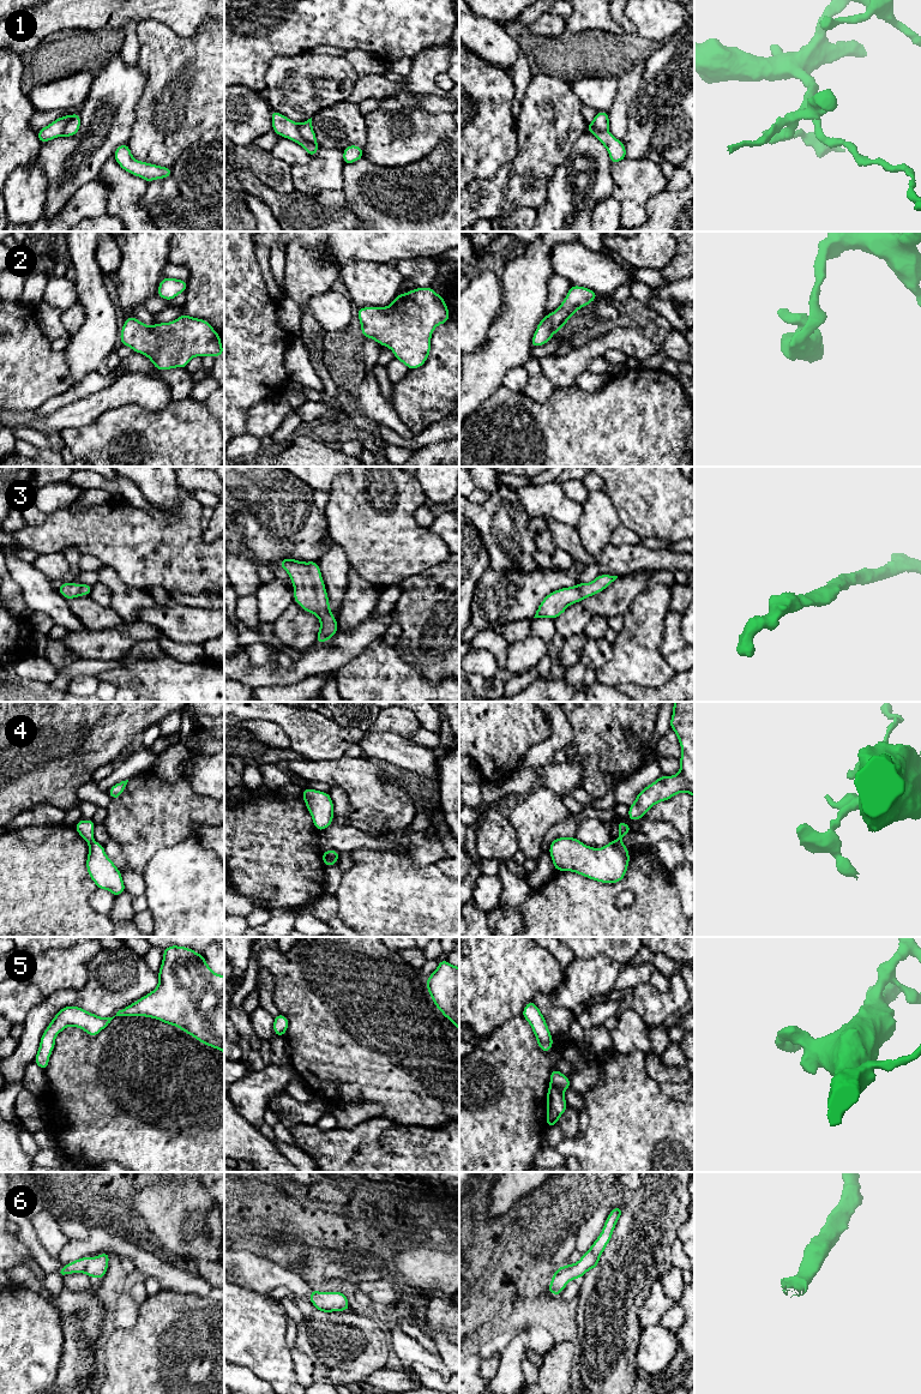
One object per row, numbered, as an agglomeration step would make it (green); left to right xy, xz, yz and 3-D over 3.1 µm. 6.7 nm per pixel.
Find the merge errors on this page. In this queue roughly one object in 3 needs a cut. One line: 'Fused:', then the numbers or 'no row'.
Fused: 1, 4

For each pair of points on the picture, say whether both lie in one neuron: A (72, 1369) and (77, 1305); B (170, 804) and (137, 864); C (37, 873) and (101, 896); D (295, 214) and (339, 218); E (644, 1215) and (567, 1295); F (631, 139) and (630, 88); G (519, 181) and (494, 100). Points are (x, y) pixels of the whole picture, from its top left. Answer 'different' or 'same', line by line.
A: same
B: same
C: different
D: same
E: different
F: different
G: different

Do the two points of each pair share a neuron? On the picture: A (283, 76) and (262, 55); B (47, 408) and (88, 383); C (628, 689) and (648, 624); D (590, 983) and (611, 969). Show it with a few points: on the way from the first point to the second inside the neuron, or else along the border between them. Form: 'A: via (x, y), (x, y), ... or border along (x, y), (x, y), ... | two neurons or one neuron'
A: border along (296, 54), (276, 56), (271, 61), (263, 90) | two neurons
B: via (56, 402), (78, 392) | one neuron
C: border along (615, 685), (636, 684), (657, 688) | two neurons
D: via (595, 978), (606, 971) | one neuron

